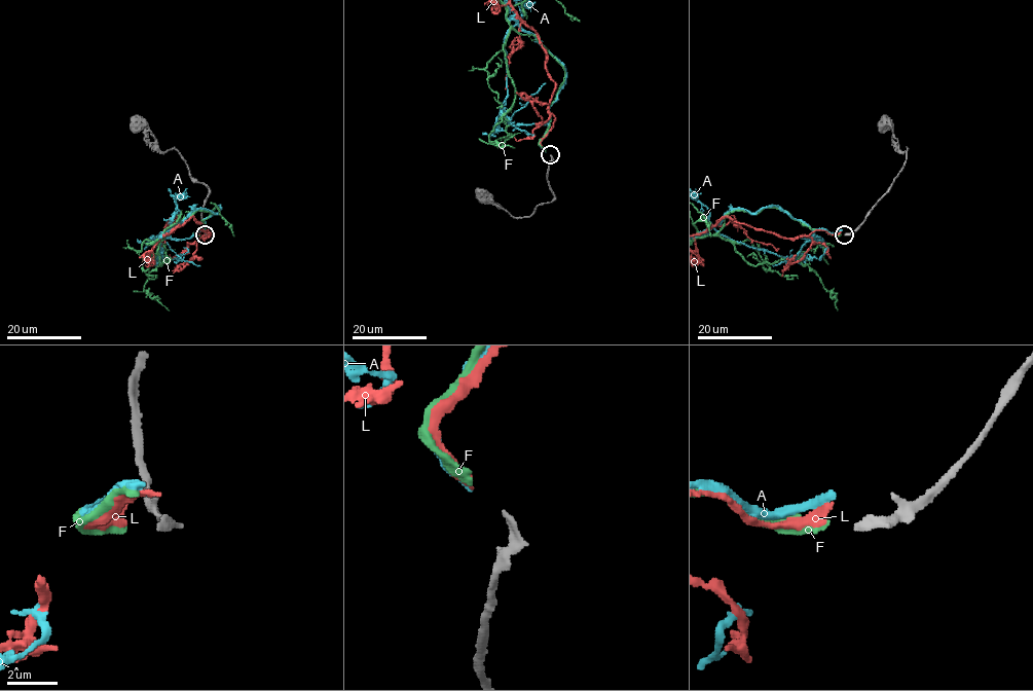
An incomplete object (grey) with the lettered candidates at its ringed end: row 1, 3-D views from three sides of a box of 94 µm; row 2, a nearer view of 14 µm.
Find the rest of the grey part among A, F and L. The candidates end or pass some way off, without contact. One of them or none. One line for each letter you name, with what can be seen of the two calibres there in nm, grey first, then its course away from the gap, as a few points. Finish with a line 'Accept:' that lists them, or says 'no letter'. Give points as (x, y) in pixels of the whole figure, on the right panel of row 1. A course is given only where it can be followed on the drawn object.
L: 260 nm thick on the grey side, 280 nm on the other
Accept: L

